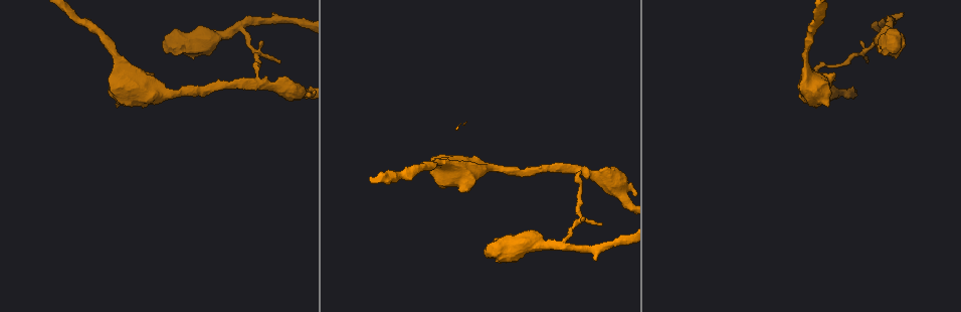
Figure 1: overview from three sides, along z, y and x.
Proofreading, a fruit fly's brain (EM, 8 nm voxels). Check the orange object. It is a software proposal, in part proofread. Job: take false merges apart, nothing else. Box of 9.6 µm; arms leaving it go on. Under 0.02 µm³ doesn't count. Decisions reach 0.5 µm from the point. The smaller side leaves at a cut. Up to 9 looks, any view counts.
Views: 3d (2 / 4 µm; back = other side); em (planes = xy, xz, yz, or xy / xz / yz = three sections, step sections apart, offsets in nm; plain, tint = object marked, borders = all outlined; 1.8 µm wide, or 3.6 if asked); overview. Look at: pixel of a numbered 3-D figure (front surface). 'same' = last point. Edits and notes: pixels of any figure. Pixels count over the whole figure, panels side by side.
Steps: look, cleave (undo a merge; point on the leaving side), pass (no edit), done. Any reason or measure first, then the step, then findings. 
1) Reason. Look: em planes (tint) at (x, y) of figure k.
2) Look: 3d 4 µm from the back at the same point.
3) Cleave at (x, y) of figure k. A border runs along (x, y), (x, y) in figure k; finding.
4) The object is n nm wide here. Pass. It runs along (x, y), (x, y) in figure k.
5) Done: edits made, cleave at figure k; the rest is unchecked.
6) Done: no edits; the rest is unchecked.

Calibre changes. Look: em 3.6 µm planes (borders) at (893, 42) of figure 1.

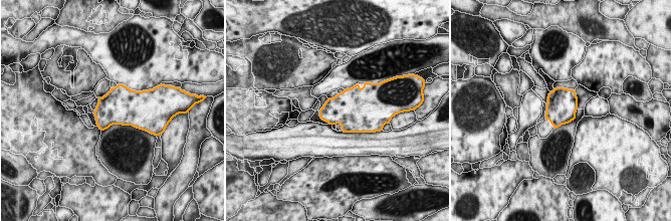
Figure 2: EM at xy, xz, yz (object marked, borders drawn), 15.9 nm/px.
The object is 480 nm wide here. Pass. One cell here.

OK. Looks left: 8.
Sudden change in width. Look: 3d 4 µm from the back at (157, 95) of figure 1.

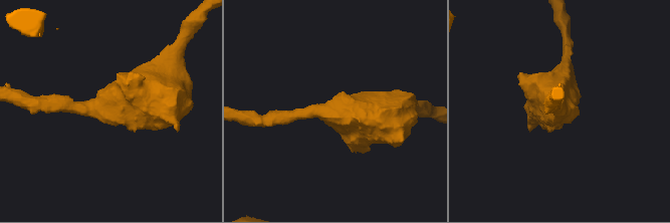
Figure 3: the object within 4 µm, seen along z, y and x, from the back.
Look: em xz step 8 (tint) at (336, 113) of figure 3.

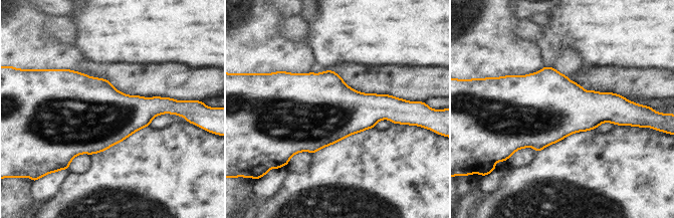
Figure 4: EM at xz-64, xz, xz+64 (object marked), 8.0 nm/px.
The object is 550 nm wide here. Pass. Continuous, no second cell.

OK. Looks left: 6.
Sudden change in width. Look: em planes (plain) at (843, 93) of figure 1.

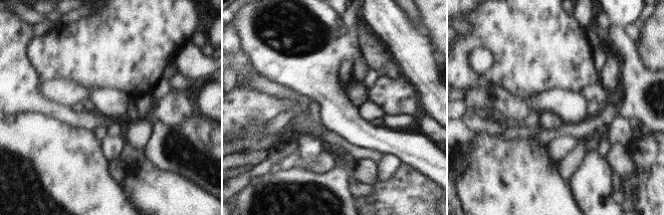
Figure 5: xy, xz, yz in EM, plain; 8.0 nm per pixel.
Look: em planes (tint) at the same point.

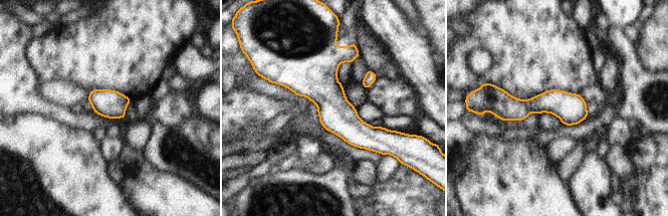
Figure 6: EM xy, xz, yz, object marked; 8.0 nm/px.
Pass. One cell here.

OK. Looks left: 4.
Side arm on a straight run. Look: 3d 2 µm at (890, 25) of figure 1.

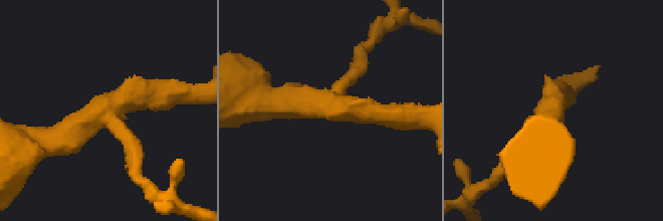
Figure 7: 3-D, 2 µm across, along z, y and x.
3 arms meet here; need the tissue. Look: em yz step 8 (tint) at (542, 113) of figure 7.

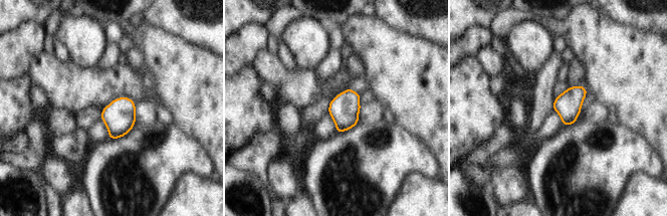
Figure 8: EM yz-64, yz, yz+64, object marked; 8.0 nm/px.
Look: em planes (tint) at the same point.

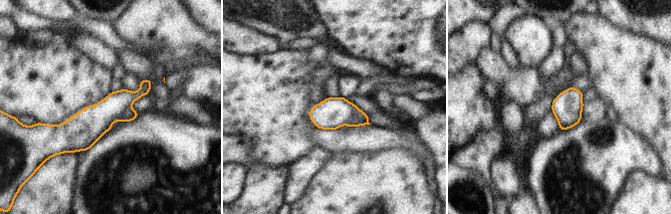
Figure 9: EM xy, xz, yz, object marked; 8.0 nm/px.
The object is 240 nm wide here. Cleave at (332, 113) of figure 9. Two cells meet here.

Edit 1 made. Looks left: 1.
Done: edits made, cleave at figure 9; the rest is unchecked.

